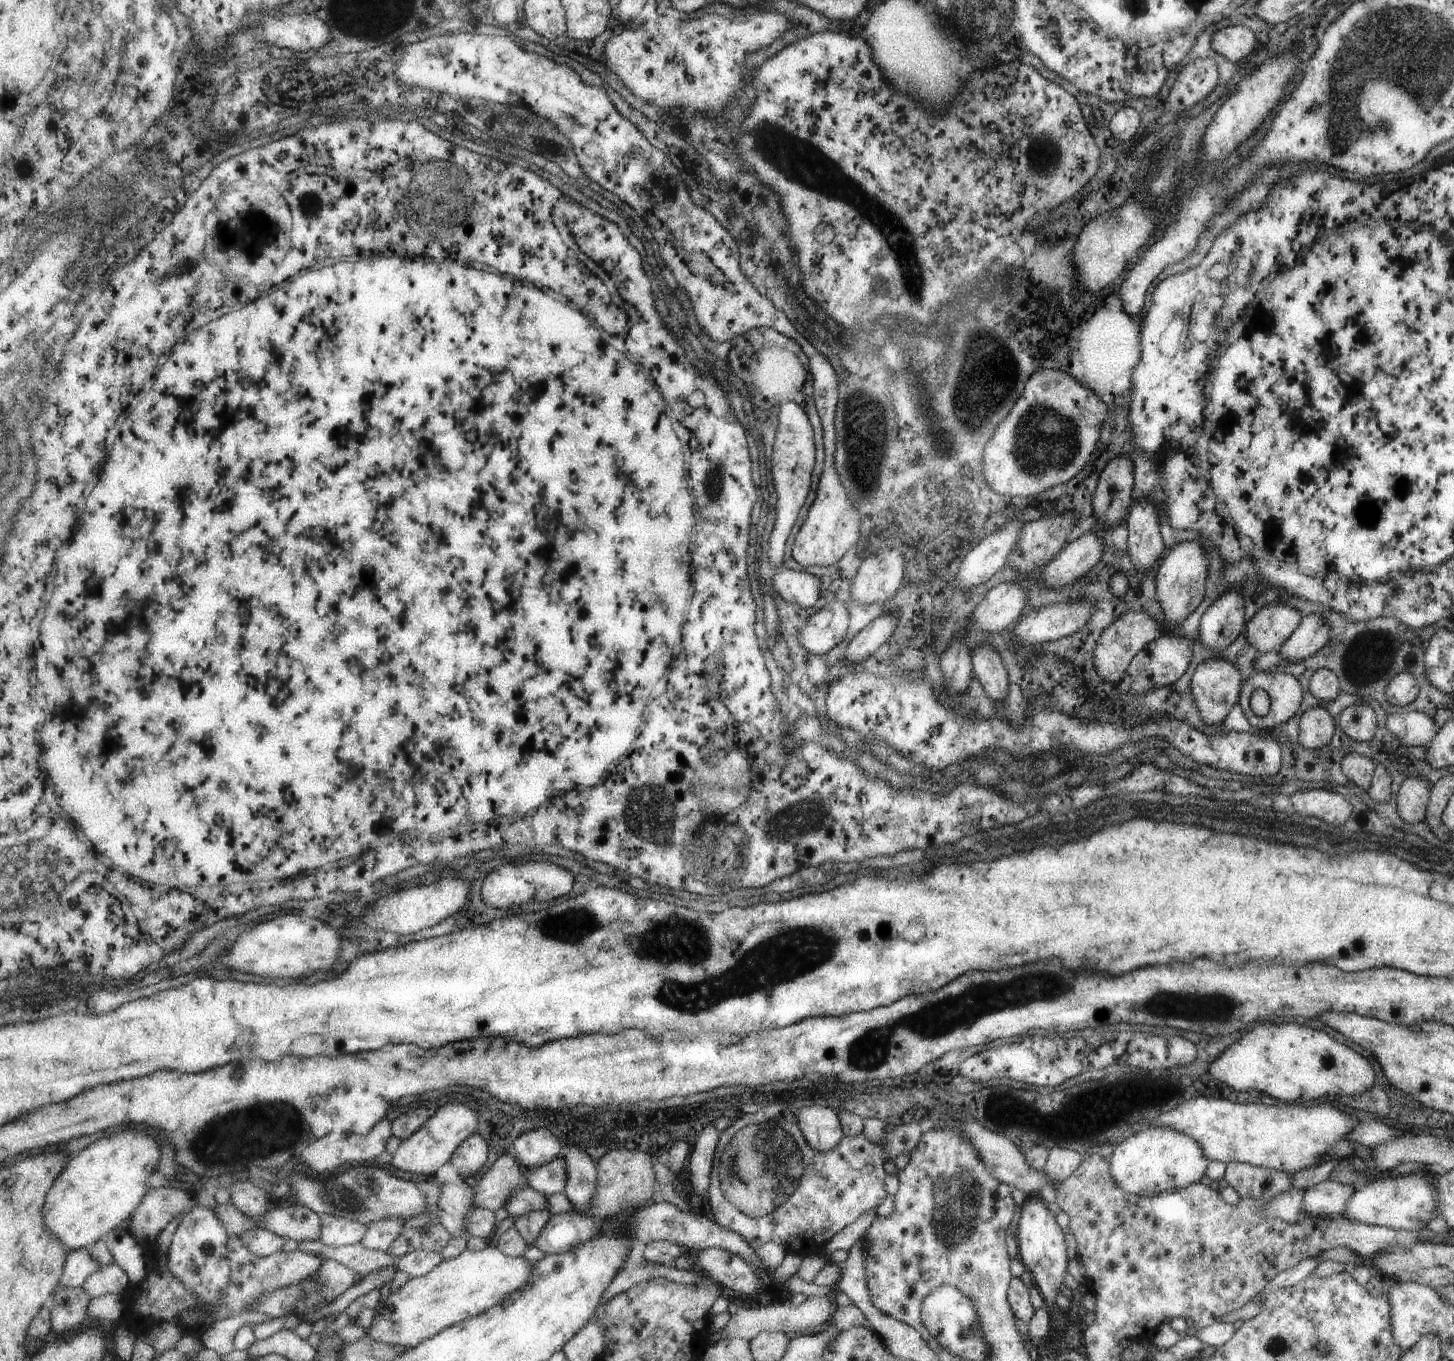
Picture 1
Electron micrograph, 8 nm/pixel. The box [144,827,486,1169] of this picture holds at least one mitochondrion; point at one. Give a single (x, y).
(214, 1140)

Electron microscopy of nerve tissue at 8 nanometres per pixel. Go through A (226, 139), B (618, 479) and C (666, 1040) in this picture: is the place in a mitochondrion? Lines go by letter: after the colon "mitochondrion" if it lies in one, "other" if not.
A: other
B: other
C: other

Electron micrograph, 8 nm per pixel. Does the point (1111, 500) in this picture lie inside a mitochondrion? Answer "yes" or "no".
no

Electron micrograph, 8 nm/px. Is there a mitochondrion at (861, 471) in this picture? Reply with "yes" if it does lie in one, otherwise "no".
yes

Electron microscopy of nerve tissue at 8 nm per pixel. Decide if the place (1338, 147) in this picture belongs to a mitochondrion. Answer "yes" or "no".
no

